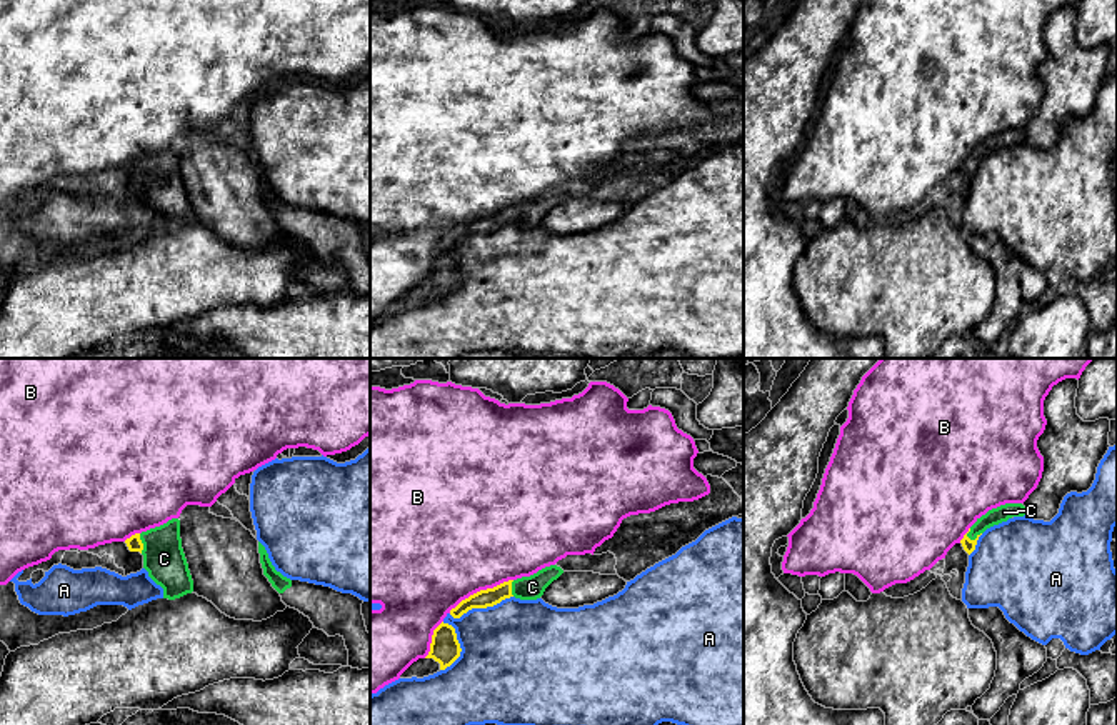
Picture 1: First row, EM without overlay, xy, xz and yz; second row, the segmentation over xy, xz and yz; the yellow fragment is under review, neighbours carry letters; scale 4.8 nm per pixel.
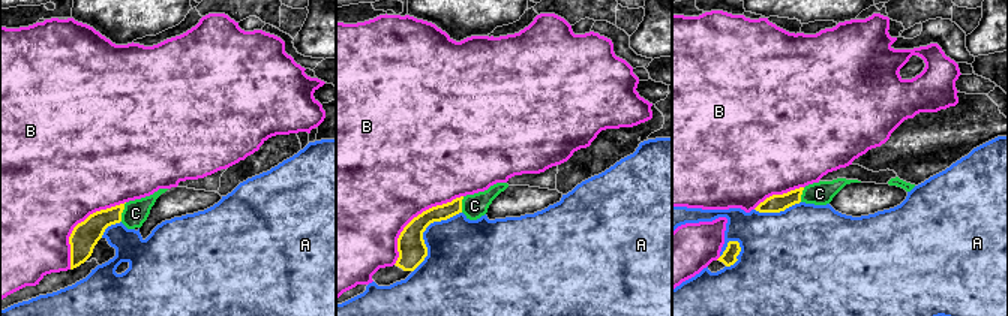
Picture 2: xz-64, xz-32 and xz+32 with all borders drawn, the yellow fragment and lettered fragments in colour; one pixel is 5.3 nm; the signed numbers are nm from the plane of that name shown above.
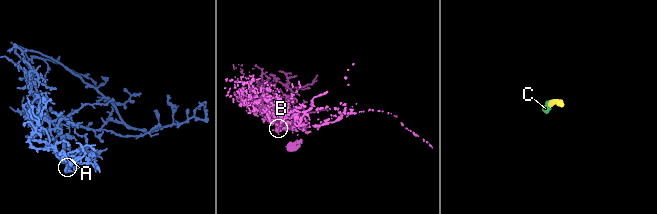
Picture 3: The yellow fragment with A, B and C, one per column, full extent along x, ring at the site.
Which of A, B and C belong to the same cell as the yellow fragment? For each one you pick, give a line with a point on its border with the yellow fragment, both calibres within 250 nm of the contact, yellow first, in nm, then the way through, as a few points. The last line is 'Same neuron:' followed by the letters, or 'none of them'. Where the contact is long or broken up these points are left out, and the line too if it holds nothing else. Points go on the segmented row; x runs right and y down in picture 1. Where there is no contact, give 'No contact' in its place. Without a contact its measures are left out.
C: Touches yellow at yz (972, 540). Thickness 60 nm (yellow) against 80 nm. Path across: yz (969, 545), (972, 540), (989, 519), (1004, 512)
Same neuron: C

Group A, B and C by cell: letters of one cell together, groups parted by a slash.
A / B / C

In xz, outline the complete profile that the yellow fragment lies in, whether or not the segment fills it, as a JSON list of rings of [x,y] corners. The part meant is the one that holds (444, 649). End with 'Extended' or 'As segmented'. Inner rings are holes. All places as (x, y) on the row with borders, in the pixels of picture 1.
[[[440,623],[432,635],[430,652],[425,658],[413,662],[400,678],[423,678],[450,667],[460,657],[460,643],[455,628]]]. Extended

